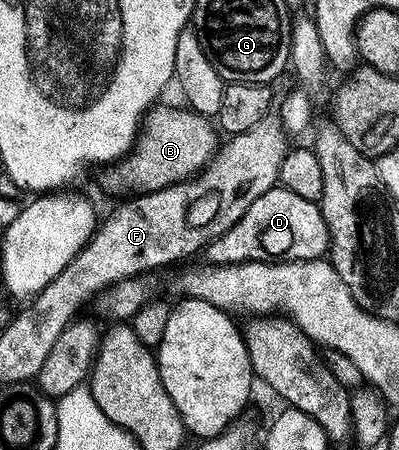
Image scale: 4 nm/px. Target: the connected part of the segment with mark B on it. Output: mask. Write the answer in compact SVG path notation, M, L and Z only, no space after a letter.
M163 102L151 105L139 127L139 133L121 163L118 172L102 176L102 188L112 195L141 194L164 190L167 186L196 176L209 163L220 146L215 125L190 108L176 108Z

